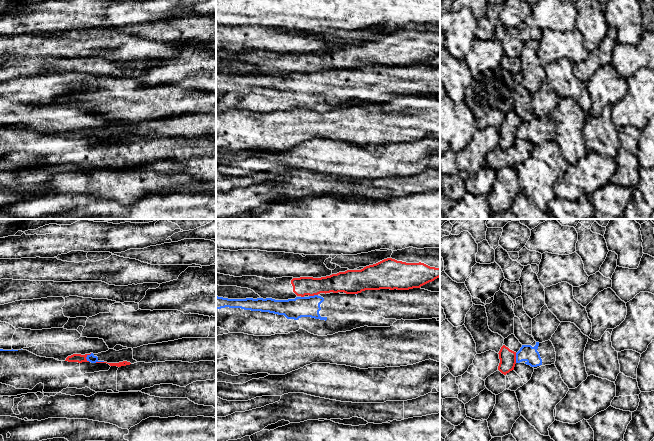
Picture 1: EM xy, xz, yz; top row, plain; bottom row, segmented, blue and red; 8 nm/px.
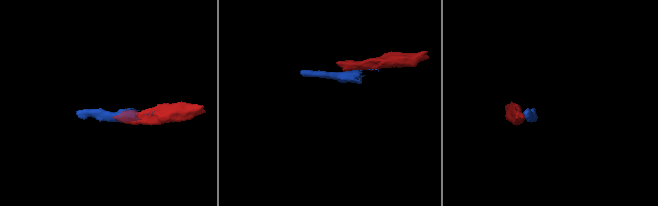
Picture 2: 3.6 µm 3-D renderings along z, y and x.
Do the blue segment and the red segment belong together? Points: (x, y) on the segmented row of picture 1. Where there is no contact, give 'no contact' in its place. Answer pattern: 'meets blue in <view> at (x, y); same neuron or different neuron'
meets blue in xy at (86, 357); different neuron

